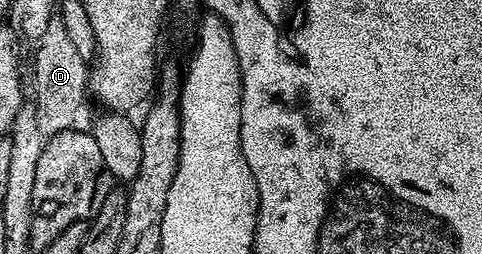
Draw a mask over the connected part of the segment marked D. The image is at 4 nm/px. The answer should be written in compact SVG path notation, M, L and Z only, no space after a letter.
M53 21L45 29L35 47L35 116L40 133L50 137L62 131L72 130L79 119L79 110L83 107L83 98L89 95L89 63L83 60L77 44L71 35Z

